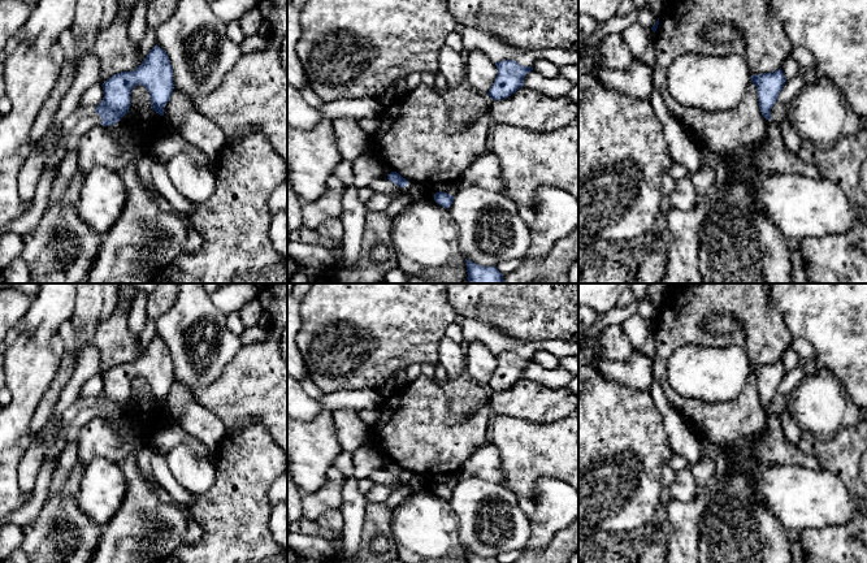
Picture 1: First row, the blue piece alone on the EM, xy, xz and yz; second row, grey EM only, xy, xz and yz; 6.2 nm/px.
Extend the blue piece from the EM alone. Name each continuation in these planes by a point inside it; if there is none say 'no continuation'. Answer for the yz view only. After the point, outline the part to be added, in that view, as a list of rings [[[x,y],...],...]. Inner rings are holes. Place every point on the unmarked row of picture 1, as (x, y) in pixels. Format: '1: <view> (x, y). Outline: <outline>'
no continuation

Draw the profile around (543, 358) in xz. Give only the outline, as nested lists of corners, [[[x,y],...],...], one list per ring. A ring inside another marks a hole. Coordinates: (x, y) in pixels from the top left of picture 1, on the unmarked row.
[[[538,350],[532,359],[546,369],[559,368],[560,359],[546,350]]]

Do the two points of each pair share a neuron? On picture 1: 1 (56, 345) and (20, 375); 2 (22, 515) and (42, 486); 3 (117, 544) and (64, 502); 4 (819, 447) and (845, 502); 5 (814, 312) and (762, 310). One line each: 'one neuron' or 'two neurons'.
1: one neuron
2: one neuron
3: two neurons
4: two neurons
5: two neurons

